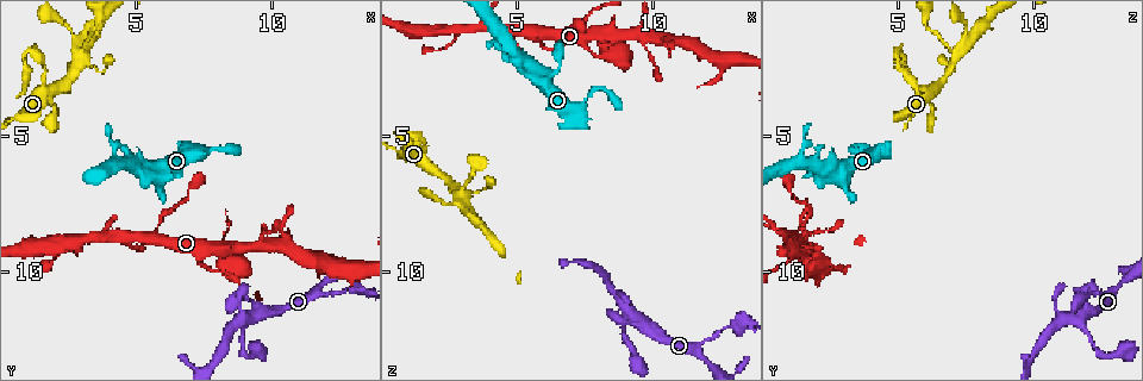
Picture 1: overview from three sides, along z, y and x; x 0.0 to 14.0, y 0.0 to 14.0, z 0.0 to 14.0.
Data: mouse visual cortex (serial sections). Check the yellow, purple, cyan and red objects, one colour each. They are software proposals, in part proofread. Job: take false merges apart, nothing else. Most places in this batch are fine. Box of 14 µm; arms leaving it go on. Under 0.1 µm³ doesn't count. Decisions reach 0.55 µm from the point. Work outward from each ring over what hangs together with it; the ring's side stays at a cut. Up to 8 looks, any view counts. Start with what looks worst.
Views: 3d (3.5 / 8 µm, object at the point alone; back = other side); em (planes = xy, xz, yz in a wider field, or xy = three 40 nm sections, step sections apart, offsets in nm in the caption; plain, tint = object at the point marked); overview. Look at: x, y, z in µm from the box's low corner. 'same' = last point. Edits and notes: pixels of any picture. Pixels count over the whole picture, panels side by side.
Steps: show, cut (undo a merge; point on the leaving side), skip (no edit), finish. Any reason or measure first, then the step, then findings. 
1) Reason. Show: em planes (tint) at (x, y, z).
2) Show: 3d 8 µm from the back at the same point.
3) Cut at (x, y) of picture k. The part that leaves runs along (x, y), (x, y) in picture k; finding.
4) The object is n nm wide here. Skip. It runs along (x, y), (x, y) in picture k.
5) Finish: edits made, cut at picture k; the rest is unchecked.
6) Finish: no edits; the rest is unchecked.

Thick turns thin. Show: 3d 3.5 µm at (3.0, 2.0, 7.2).

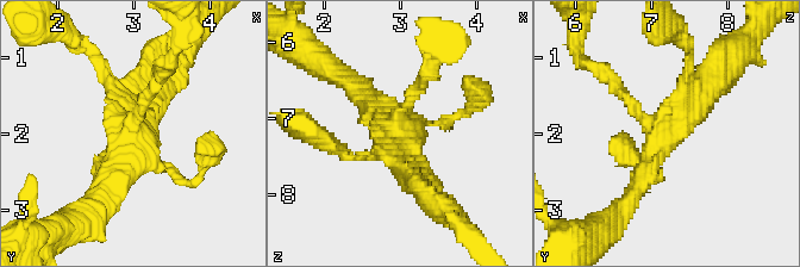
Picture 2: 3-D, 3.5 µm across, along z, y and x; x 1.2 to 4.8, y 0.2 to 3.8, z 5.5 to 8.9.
Need the tissue. Show: em xy step 1 (tint) at (3.00, 2.05, 7.15).

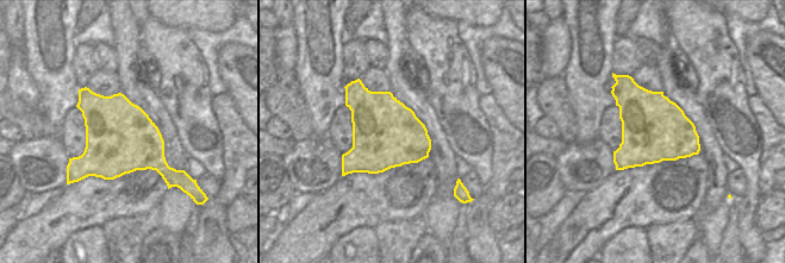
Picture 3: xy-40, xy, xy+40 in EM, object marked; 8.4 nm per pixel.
Skip. One cell here.

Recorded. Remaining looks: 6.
Three-way junction. Show: 3d 3.5 µm at (5.6, 8.7, 1.2).

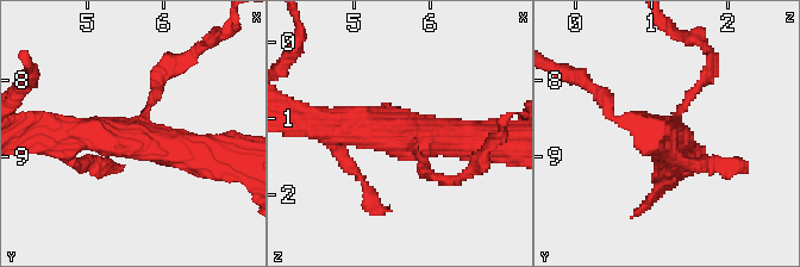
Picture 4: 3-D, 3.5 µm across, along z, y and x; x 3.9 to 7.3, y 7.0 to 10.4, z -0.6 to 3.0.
3 arms meet here; the arms are 150, 400, 500 nm wide. Show: em xy step 1 (tint) at (5.70, 8.75, 1.25).

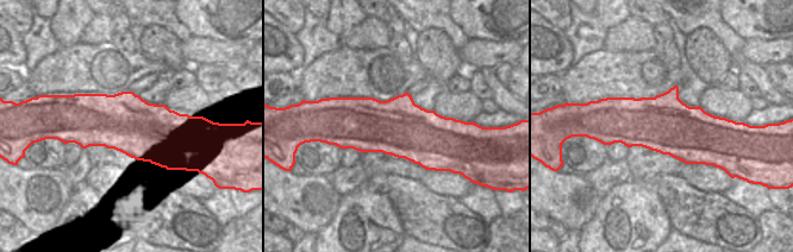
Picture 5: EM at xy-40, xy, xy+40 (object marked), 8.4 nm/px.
Skip. It runs along (227, 153), (60, 134) in picture 4; continuous, no second cell.

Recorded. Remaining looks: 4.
Abrupt turn. Show: 3d 3.5 µm at (1.6, 2.5, 5.3).

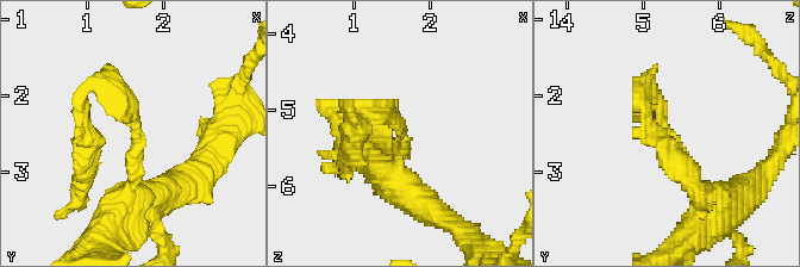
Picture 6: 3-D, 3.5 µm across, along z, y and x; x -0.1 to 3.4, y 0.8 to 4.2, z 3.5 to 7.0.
Now the EM. Show: em xy step 5 (tint) at (1.65, 2.40, 5.25).

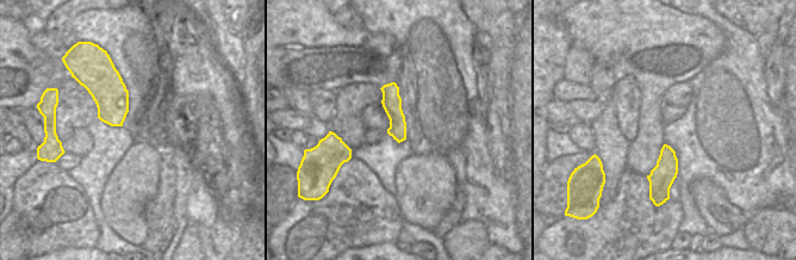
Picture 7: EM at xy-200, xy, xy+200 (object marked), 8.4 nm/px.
The arms are 150, 250 nm wide. Skip. It runs along (390, 86), (399, 138) in picture 7; continuous, no second cell.

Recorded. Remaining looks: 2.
Narrows sharply. Show: 3d 3.5 µm at (4.0, 8.8, 1.0).

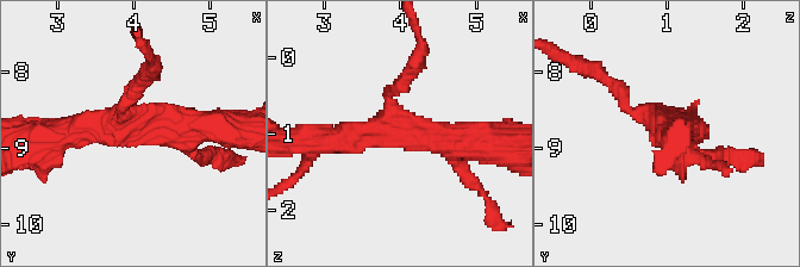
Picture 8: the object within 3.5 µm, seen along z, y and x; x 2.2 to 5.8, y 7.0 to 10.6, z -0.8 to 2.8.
3 arms meet here; the arms are 150, 300, 400 nm wide. Show: em planes (tint) at (3.95, 8.75, 0.95).

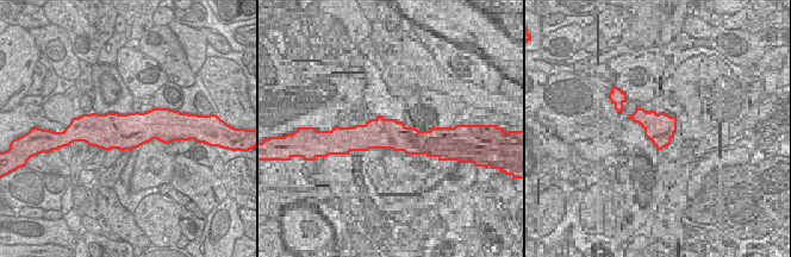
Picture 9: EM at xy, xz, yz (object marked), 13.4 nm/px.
The object is 480 nm wide here. Skip. It runs along (206, 126), (133, 123), (45, 134) in picture 8; one cell here.

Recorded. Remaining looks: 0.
Finish: no edits; the rest is unchecked.

